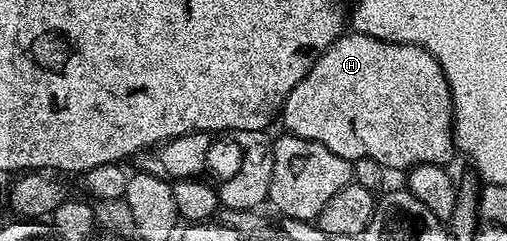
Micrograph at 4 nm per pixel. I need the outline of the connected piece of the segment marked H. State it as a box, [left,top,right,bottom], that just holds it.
[283,32,454,172]

